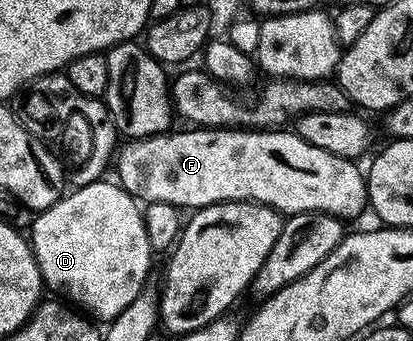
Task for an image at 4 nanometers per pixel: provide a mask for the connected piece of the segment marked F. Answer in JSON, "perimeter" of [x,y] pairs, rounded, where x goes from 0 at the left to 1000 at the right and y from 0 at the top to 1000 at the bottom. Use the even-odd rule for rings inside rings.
{"perimeter":[[[448,378],[458,384],[429,384],[416,390],[392,390],[387,396],[358,396],[354,408],[315,405],[303,434],[295,428],[278,455],[278,490],[283,478],[283,513],[291,545],[300,548],[324,584],[349,589],[351,595],[373,595],[375,589],[395,589],[412,595],[431,613],[475,613],[479,607],[499,607],[513,595],[569,595],[576,589],[610,589],[632,595],[639,607],[663,607],[668,619],[678,619],[683,633],[736,630],[741,625],[775,625],[780,630],[811,630],[828,648],[855,642],[874,616],[889,607],[889,525],[864,493],[867,481],[852,466],[833,466],[811,449],[792,449],[792,437],[772,437],[763,425],[753,425],[743,413],[734,413],[734,402],[712,390],[700,378]]]}

